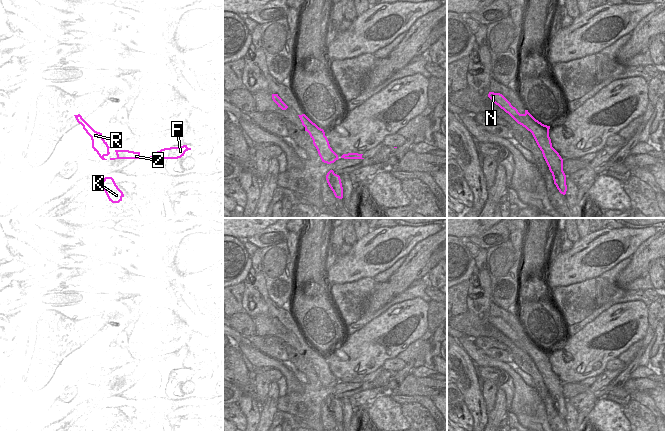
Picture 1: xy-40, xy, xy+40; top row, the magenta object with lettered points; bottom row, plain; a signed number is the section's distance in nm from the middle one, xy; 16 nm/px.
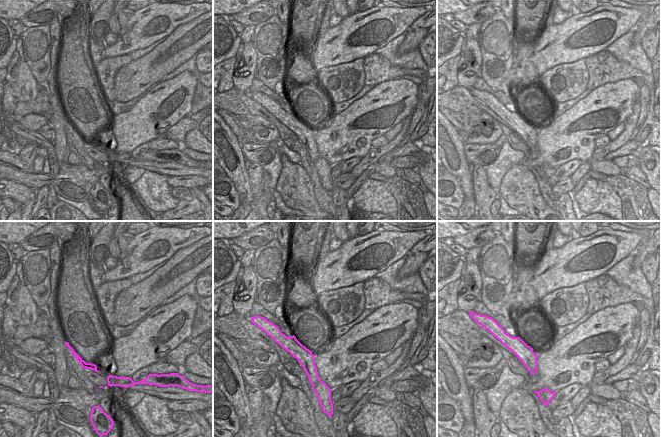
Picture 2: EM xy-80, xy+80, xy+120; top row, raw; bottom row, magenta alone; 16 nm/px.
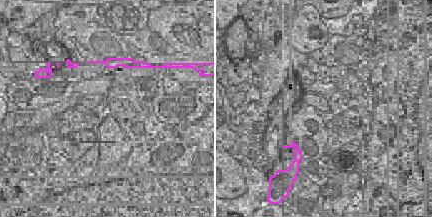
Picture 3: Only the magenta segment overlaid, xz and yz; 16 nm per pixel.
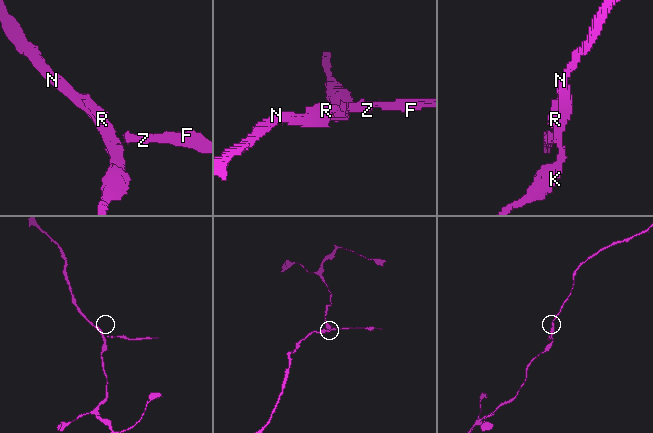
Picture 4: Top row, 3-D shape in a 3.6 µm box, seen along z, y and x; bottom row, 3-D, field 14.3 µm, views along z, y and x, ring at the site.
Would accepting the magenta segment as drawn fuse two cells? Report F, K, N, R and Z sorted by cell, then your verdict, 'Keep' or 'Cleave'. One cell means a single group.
Groups: F K N R Z. Keep

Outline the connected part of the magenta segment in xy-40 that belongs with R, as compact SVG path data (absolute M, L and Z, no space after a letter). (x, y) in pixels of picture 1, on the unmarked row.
M80 338L74 339L77 346L83 350L83 353L91 361L92 372L97 376L99 381L102 384L107 384L104 381L110 378L109 370L107 366L103 363L102 357L95 355L83 342Z

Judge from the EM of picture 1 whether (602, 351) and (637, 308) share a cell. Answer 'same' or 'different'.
same

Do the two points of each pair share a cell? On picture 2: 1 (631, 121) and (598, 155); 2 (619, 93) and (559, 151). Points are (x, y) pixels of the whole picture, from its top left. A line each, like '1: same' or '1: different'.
1: same
2: same

